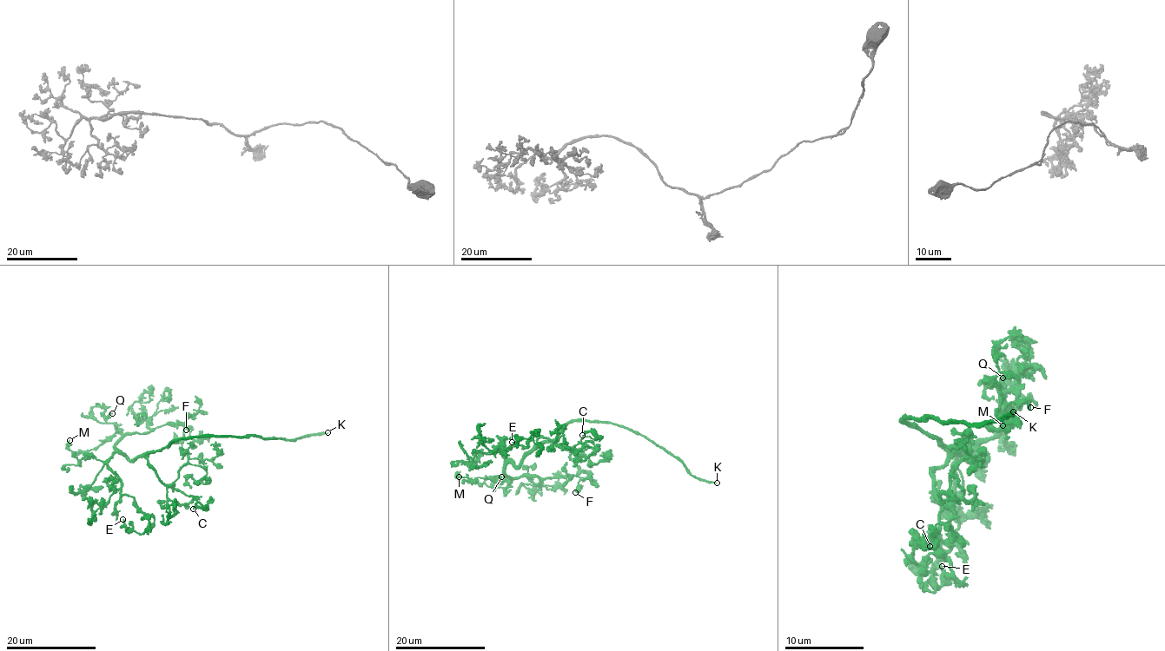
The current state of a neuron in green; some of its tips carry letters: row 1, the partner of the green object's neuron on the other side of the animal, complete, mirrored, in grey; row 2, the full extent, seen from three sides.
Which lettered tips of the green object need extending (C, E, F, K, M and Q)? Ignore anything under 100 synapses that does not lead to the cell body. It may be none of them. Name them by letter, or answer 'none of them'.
K

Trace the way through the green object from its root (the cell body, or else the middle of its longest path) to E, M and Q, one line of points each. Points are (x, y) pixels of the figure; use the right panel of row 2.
E: (939, 443), (982, 457), (967, 447), (953, 464), (949, 548), (919, 569), (931, 591), (942, 583), (942, 566)
M: (939, 443), (971, 458), (982, 458), (979, 447), (996, 435), (1009, 411), (1007, 444), (1002, 443), (1002, 425)
Q: (939, 443), (982, 458), (979, 447), (996, 435), (1021, 401), (1015, 367), (1005, 365), (1002, 378)

